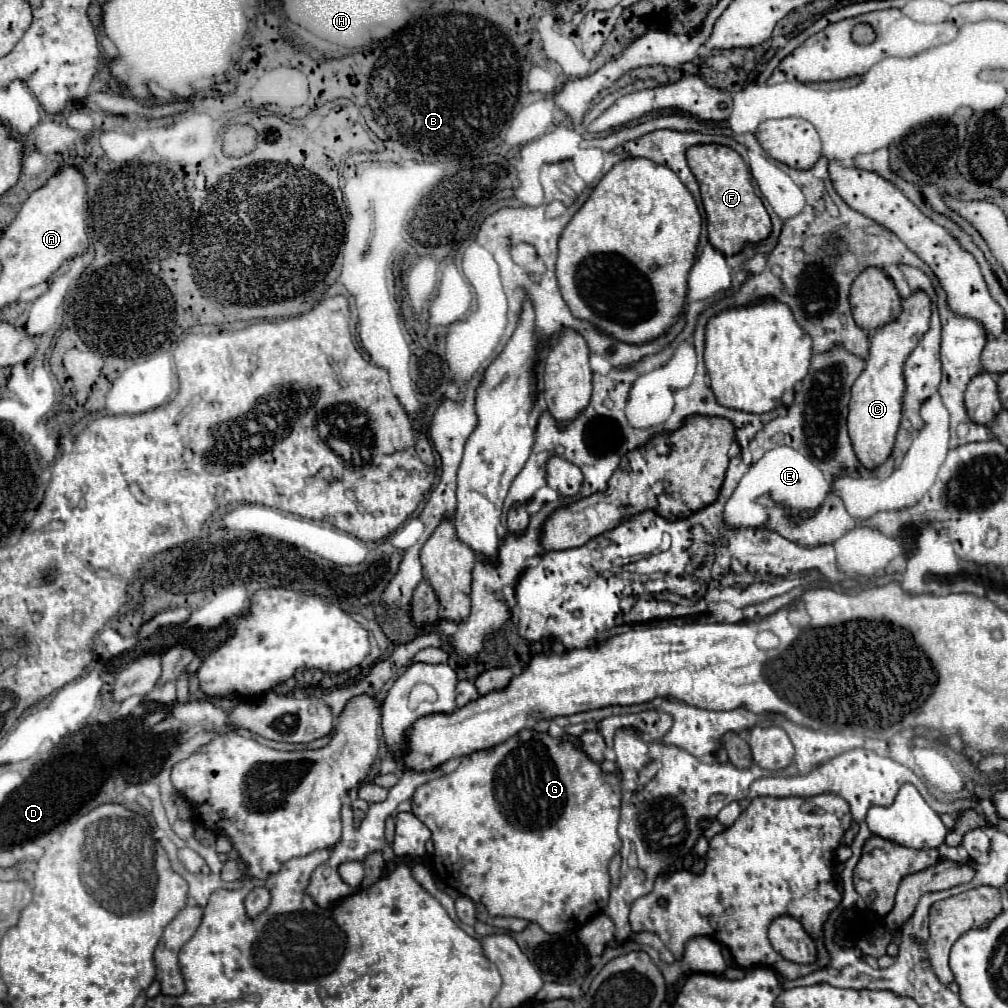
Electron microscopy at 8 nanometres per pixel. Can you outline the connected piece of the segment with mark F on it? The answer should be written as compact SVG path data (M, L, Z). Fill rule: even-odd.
M696 144L686 150L686 160L700 184L708 240L714 248L730 256L738 252L746 242L758 242L770 234L770 216L752 188L748 164L736 150L720 144Z

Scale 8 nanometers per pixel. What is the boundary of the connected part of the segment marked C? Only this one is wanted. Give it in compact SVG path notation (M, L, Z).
M916 290L914 294L902 300L900 316L874 330L870 338L870 356L866 360L866 368L852 386L850 414L848 414L848 432L854 444L854 452L866 468L880 466L894 448L896 430L902 418L902 392L904 392L902 366L908 354L918 344L918 340L922 338L922 334L928 330L930 316L932 316L930 296L924 290Z

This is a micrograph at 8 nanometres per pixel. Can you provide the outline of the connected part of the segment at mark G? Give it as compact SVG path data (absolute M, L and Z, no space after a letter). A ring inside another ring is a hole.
M522 730L520 734L512 736L510 740L488 748L474 752L470 756L464 756L460 766L444 774L420 788L416 788L412 796L412 814L428 826L432 832L432 842L434 842L434 874L440 878L446 886L458 890L460 894L472 898L474 902L482 902L490 916L518 916L526 918L528 922L538 922L548 934L562 934L566 930L578 930L584 926L590 916L602 912L608 892L610 892L610 876L608 876L608 862L610 858L620 850L622 842L618 836L618 818L620 818L620 798L622 798L622 788L620 788L620 778L616 774L604 774L600 764L590 760L586 752L578 750L572 742L552 738L546 732L534 732L534 730Z

